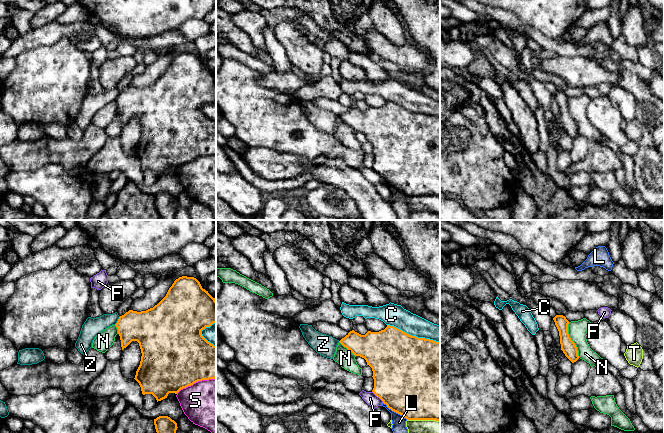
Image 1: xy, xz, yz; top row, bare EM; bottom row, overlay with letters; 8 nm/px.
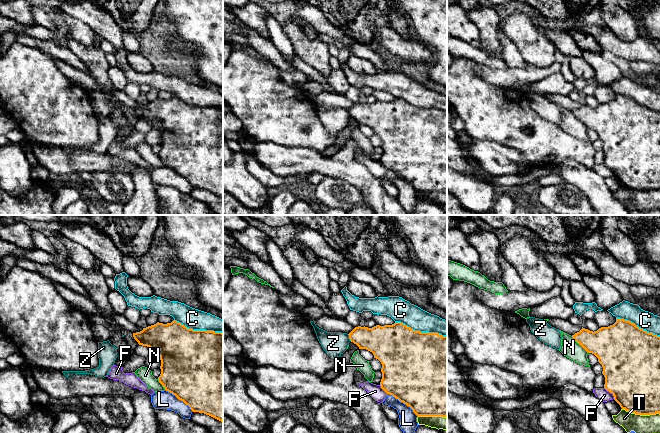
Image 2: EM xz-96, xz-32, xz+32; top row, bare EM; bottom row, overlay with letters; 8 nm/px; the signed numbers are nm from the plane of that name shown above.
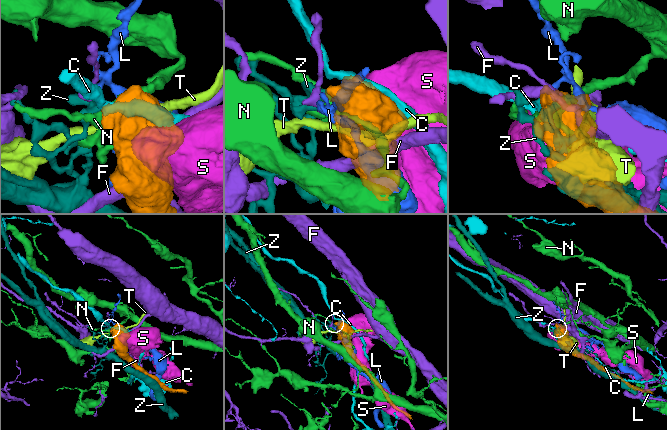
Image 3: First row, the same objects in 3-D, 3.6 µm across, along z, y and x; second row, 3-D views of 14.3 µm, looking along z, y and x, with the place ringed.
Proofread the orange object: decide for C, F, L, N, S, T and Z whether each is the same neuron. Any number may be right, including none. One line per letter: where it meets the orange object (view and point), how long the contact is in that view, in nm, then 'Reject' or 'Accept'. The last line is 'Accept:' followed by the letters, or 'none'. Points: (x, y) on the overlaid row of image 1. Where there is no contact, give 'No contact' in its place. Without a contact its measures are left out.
C: Touches orange at xz (413, 336). Shared border 440 nm. Reject
F: Touches orange at xz (378, 396). Shared border 130 nm. Reject
L: Touches orange at xz (395, 411). Shared border 240 nm. Reject
N: Touches orange at yz (571, 340). Shared border 300 nm. Reject
S: Touches orange at xy (195, 382). Shared border 340 nm. Reject
T: Touches orange at xz (423, 419). Shared border 260 nm. Reject
Z: Touches orange at xy (118, 320). Shared border 90 nm. Reject
Accept: none

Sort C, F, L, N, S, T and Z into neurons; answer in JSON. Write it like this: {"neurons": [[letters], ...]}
{"neurons": [["C"], ["F"], ["L"], ["N"], ["S"], ["T"], ["Z"]]}

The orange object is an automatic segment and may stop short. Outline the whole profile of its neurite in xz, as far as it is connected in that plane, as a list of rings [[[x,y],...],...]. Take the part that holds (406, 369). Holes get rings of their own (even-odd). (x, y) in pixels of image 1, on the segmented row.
[[[390,325],[365,335],[352,330],[339,342],[355,356],[364,358],[372,368],[372,392],[389,409],[407,420],[440,422],[440,342],[411,336]]]

